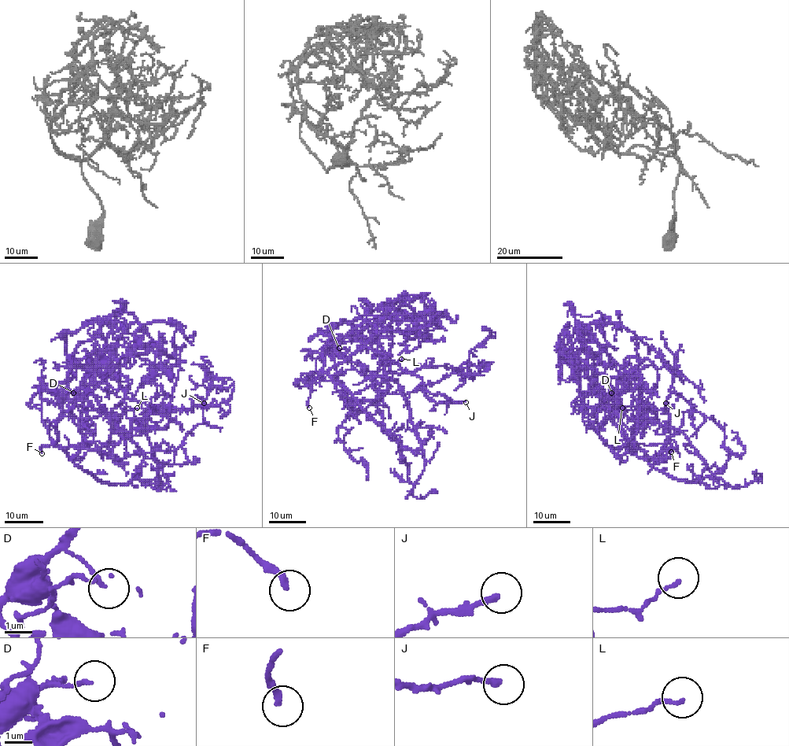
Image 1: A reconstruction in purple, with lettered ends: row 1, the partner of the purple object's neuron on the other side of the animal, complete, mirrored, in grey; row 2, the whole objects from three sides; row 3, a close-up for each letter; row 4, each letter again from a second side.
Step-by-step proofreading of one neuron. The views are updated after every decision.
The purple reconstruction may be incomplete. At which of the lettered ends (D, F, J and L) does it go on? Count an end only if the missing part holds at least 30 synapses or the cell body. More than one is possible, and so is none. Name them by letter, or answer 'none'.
F

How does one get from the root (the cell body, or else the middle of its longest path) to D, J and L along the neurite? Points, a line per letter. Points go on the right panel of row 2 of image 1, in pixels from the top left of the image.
D: (649, 463), (646, 454), (610, 418), (611, 393)
J: (649, 463), (684, 481), (717, 478), (681, 432), (658, 422), (654, 409), (666, 411), (665, 403)
L: (649, 463), (636, 447), (607, 446), (584, 408), (623, 414), (622, 408)

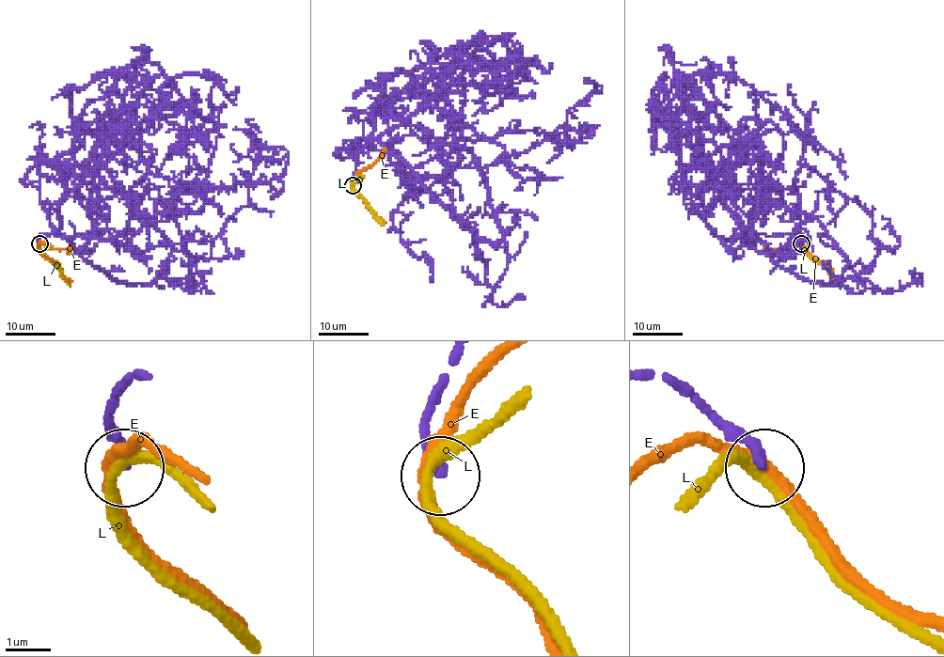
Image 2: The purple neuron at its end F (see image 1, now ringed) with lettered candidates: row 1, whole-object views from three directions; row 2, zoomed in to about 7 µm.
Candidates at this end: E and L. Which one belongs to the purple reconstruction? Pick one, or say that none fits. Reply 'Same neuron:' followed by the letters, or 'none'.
Same neuron: none

